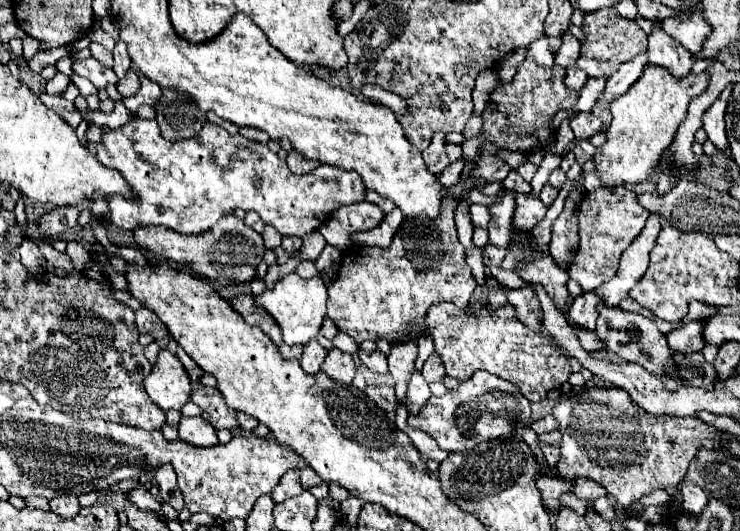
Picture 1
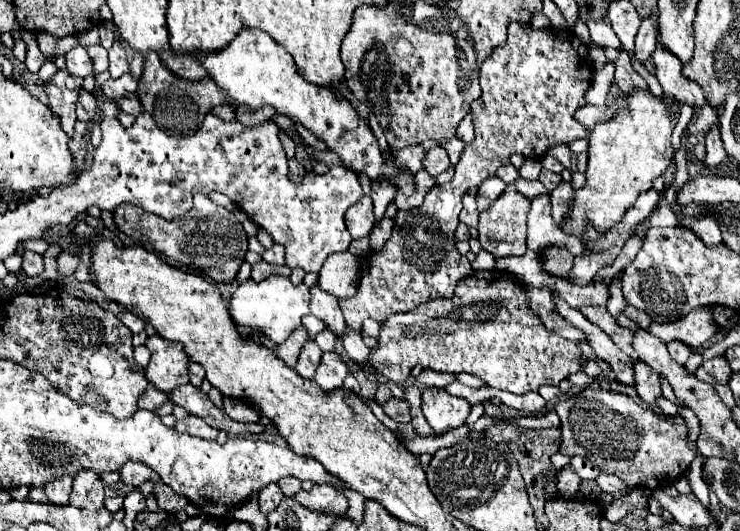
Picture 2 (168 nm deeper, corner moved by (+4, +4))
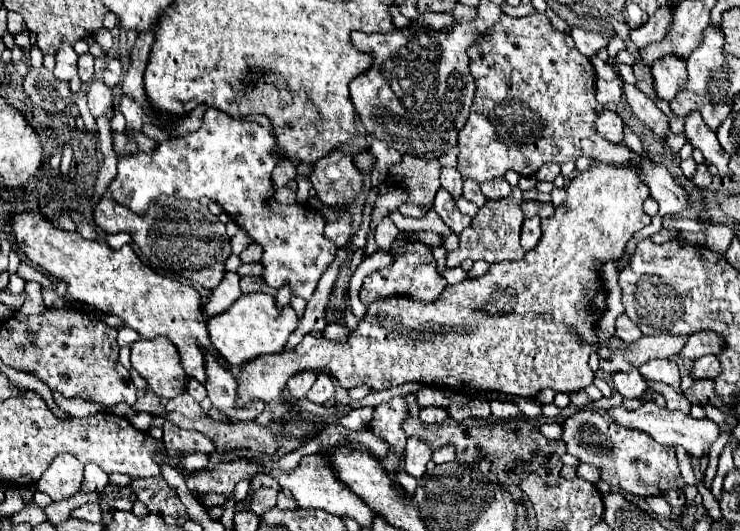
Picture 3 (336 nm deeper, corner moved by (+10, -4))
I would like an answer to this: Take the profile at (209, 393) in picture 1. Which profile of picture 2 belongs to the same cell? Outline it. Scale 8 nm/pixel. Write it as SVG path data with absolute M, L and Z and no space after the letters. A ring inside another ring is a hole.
M193 383L175 387L171 391L171 401L175 401L175 405L181 405L183 409L187 409L187 413L199 415L203 419L209 417L209 407L213 407L207 393L203 393L203 389L195 387Z

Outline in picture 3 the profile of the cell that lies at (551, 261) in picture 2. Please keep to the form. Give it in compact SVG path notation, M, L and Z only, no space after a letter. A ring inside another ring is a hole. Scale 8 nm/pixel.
M595 161L591 169L579 173L567 187L567 199L565 203L561 203L559 207L555 207L555 215L551 215L549 219L543 219L541 221L541 229L543 229L543 235L541 235L541 241L537 243L535 249L527 251L525 257L521 261L505 261L505 263L493 263L489 267L489 271L483 275L483 277L477 277L477 279L465 279L457 285L447 285L441 293L441 297L437 297L437 301L431 301L431 303L423 303L423 301L413 301L413 297L381 297L377 301L373 301L369 307L367 307L367 313L365 317L357 323L357 329L349 329L349 339L347 343L335 343L335 341L327 341L325 337L321 339L315 339L311 335L307 335L295 349L292 351L284 350L281 353L273 355L261 355L253 361L241 366L235 374L235 381L237 381L237 407L247 407L249 401L265 401L265 403L271 403L271 401L277 401L277 393L281 393L287 385L287 379L305 371L305 369L313 369L313 371L325 371L325 373L331 373L341 387L345 389L351 389L351 387L357 387L357 385L369 385L373 391L381 391L381 389L389 389L389 387L395 387L395 385L403 385L403 383L423 383L423 385L433 385L433 387L445 387L445 389L457 389L457 393L469 393L469 395L477 395L477 393L485 393L485 391L491 391L491 393L511 393L511 395L517 395L517 397L535 397L541 389L555 389L555 391L561 391L561 393L575 393L587 385L593 383L593 371L589 369L587 365L587 359L589 359L589 353L597 351L599 347L599 339L593 331L593 327L599 323L599 319L603 317L607 305L605 305L605 299L607 299L607 287L601 279L601 271L599 271L599 265L605 265L605 263L617 263L621 261L621 257L625 255L625 247L627 243L631 241L633 233L641 231L645 225L651 223L651 217L643 211L643 201L649 197L649 189L647 185L643 185L643 181L639 179L637 171L633 171L631 167L615 167L615 165L605 165L601 161ZM575 327L579 333L581 333L581 343L579 343L579 337L575 333L571 333L569 329Z

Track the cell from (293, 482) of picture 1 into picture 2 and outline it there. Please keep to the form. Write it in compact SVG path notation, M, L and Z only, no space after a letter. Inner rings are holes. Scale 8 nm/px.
M277 483L267 485L261 493L259 493L259 509L267 515L271 509L275 509L275 505L283 499L283 491L279 491Z

